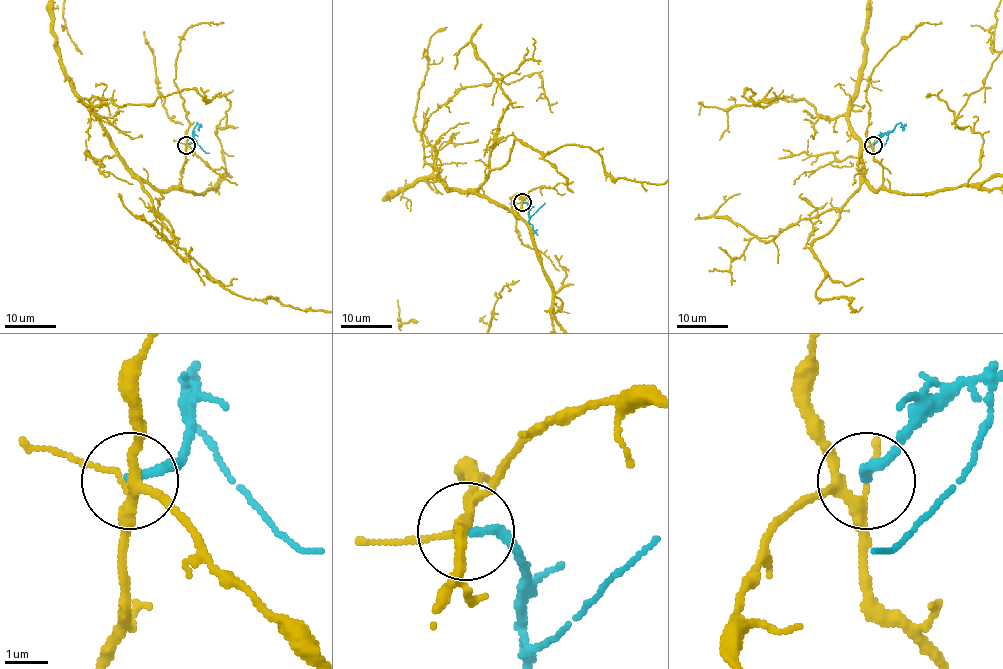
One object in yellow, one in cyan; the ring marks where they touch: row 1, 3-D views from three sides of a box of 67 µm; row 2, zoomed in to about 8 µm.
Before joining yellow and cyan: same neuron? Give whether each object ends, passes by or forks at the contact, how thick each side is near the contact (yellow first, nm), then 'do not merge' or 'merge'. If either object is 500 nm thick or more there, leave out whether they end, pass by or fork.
yellow forks there; cyan ends there; 160 nm thick on the yellow side, 200 nm on the other; do not merge

